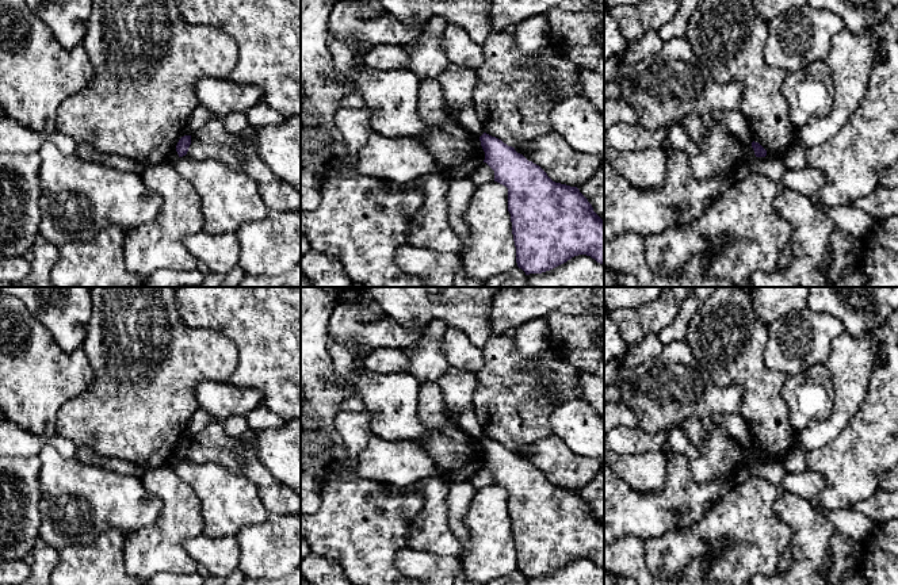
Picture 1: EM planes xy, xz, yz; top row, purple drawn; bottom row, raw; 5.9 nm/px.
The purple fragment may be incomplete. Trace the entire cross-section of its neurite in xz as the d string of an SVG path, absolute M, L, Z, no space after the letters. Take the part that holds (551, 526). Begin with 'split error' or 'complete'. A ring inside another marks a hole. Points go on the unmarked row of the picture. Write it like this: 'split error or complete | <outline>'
complete | M484 436L479 444L485 455L484 466L494 474L494 485L508 492L508 515L511 517L517 570L526 578L542 577L578 558L591 559L604 569L604 524L593 515L592 508L580 493L553 485L539 469L528 464L515 451L508 450L496 440Z

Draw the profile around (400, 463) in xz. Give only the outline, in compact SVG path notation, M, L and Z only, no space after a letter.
M370 436L354 471L398 488L437 474L433 459L416 441L386 441L377 436Z

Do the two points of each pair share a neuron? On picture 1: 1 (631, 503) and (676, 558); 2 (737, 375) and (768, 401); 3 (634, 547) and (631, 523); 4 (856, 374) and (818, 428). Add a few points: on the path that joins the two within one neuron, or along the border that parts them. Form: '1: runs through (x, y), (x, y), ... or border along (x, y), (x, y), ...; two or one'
1: border along (688, 526), (646, 539); two
2: runs through (745, 378), (760, 393); one
3: border along (645, 538), (625, 535), (618, 540); two
4: runs through (851, 389), (843, 410), (833, 420); one

